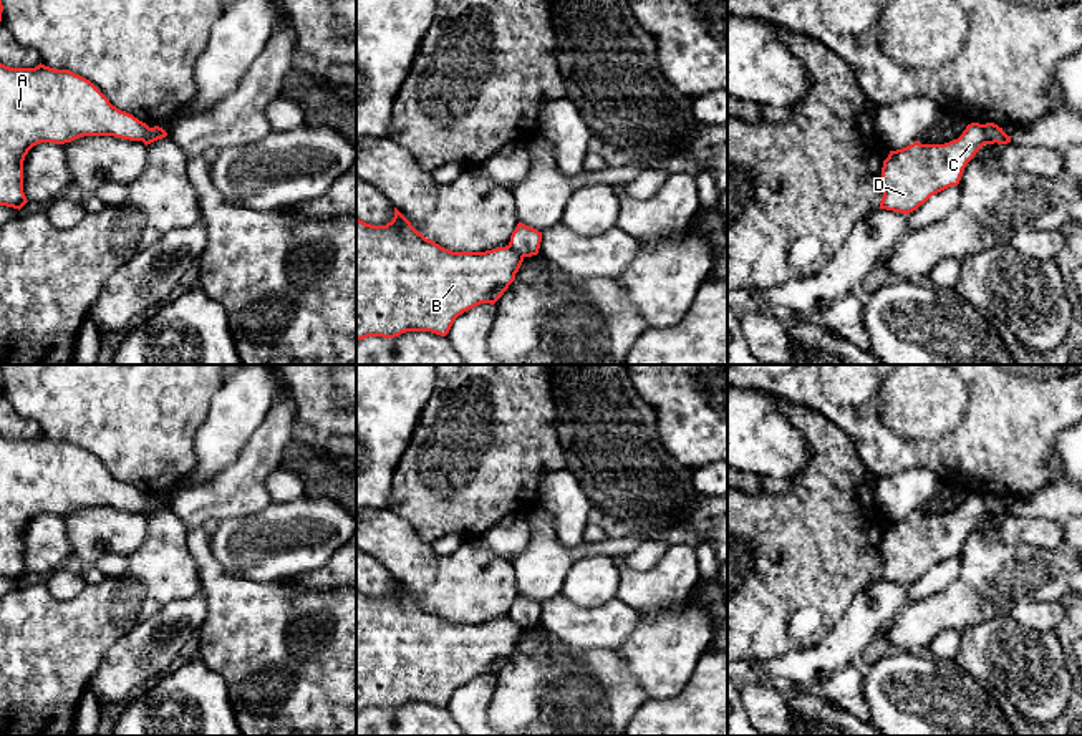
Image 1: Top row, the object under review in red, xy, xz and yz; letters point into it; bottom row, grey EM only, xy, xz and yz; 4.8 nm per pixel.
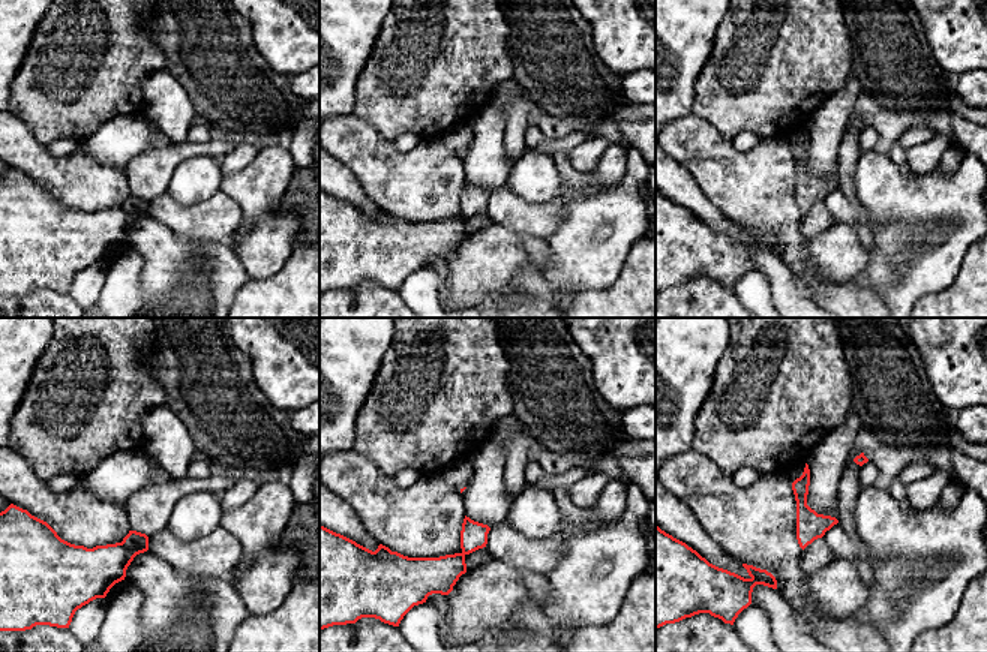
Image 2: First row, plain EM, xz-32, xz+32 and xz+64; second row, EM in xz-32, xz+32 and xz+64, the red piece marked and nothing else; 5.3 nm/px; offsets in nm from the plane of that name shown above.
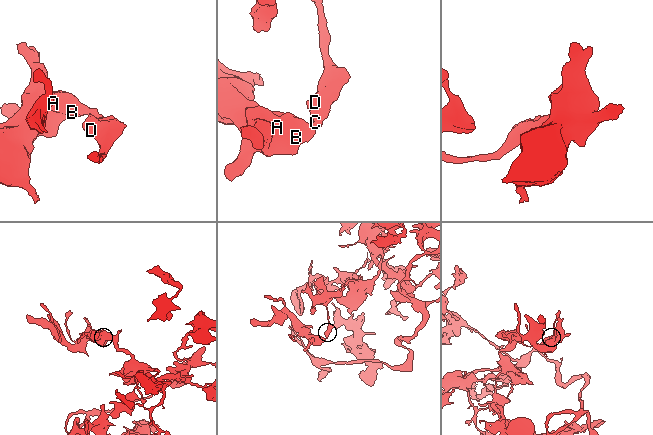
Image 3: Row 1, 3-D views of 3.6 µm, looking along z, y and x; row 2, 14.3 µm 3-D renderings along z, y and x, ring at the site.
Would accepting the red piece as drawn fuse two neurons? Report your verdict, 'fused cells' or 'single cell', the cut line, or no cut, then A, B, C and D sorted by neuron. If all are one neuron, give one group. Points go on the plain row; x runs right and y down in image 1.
fused cells; cut yz (981, 496), (990, 514); groups A B / C D

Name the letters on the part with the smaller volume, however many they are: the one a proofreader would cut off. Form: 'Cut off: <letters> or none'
Cut off: A, B

